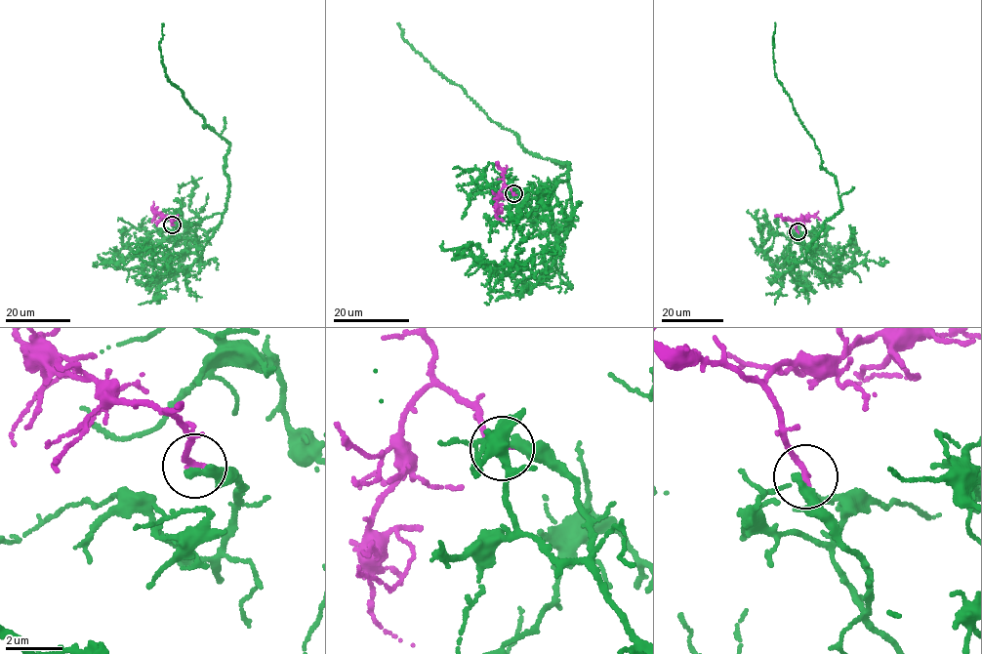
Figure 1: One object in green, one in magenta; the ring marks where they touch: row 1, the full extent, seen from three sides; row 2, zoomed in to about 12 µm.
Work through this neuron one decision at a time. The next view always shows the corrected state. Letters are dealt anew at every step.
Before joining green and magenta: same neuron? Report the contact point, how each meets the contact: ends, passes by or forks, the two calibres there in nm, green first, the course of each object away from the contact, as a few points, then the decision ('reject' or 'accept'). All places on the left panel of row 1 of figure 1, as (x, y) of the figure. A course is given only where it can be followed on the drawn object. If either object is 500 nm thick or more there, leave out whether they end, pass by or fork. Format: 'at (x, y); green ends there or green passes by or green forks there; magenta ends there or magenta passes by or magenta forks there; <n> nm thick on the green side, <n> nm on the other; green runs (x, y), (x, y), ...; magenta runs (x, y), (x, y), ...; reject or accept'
at (172, 224); green ends there; magenta ends there; 400 nm thick on the green side, 220 nm on the other; green runs (172, 224), (179, 238), (224, 211), (229, 143), (203, 127), (204, 117), (169, 80), (159, 47), (163, 22); magenta runs (172, 224), (168, 218), (156, 213), (159, 214), (151, 223); accept

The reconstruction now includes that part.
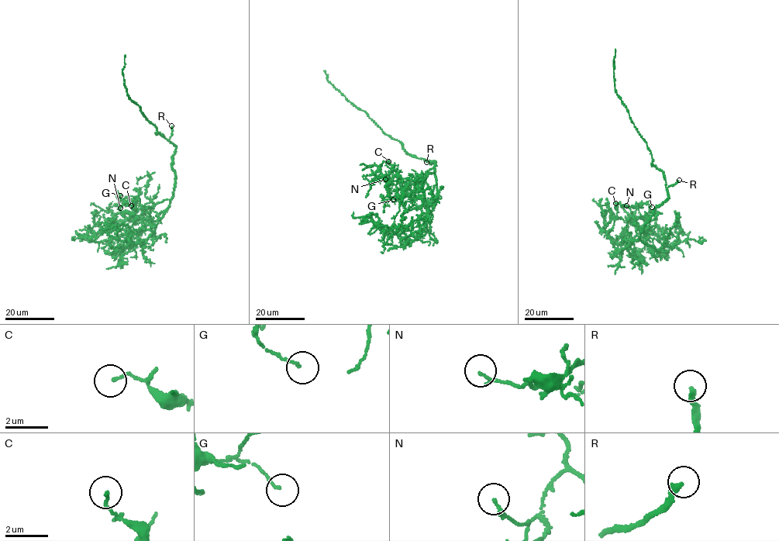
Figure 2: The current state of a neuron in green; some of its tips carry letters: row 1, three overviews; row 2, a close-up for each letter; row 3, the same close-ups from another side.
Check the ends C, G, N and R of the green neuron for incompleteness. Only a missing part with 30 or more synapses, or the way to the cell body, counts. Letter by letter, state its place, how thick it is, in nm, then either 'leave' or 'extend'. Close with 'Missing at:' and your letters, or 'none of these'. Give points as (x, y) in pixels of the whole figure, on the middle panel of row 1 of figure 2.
C: at (388, 161); 130 nm thick; leave
G: at (393, 199); 110 nm thick; leave
N: at (385, 179); 130 nm thick; leave
R: at (426, 162); 240 nm thick; extend
Missing at: R

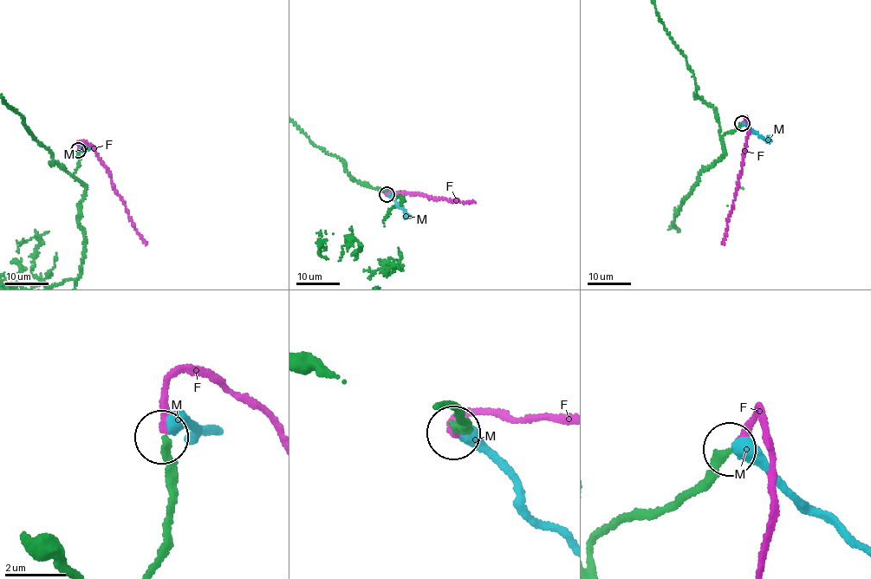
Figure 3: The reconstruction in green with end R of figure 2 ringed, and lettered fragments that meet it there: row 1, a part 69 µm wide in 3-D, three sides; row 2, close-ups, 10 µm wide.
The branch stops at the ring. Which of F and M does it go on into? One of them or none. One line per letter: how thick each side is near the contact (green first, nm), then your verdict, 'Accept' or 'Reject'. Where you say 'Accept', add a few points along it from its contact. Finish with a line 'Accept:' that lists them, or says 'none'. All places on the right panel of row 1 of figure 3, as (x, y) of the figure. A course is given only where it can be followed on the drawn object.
F: Thickness 240 nm (green) against 240 nm. Accept. Its course: (743, 123), (746, 118), (748, 120), (741, 174), (724, 243)
M: Thickness 260 nm (green) against 500 nm. Reject
Accept: F

